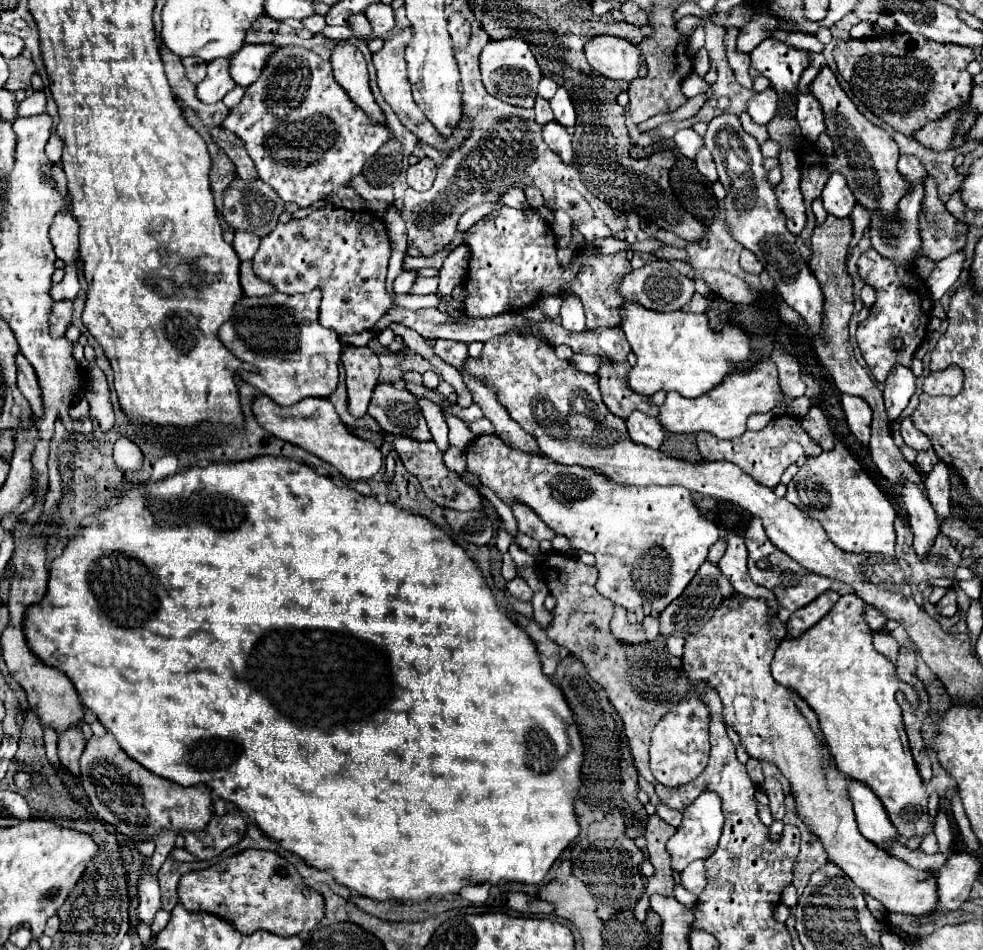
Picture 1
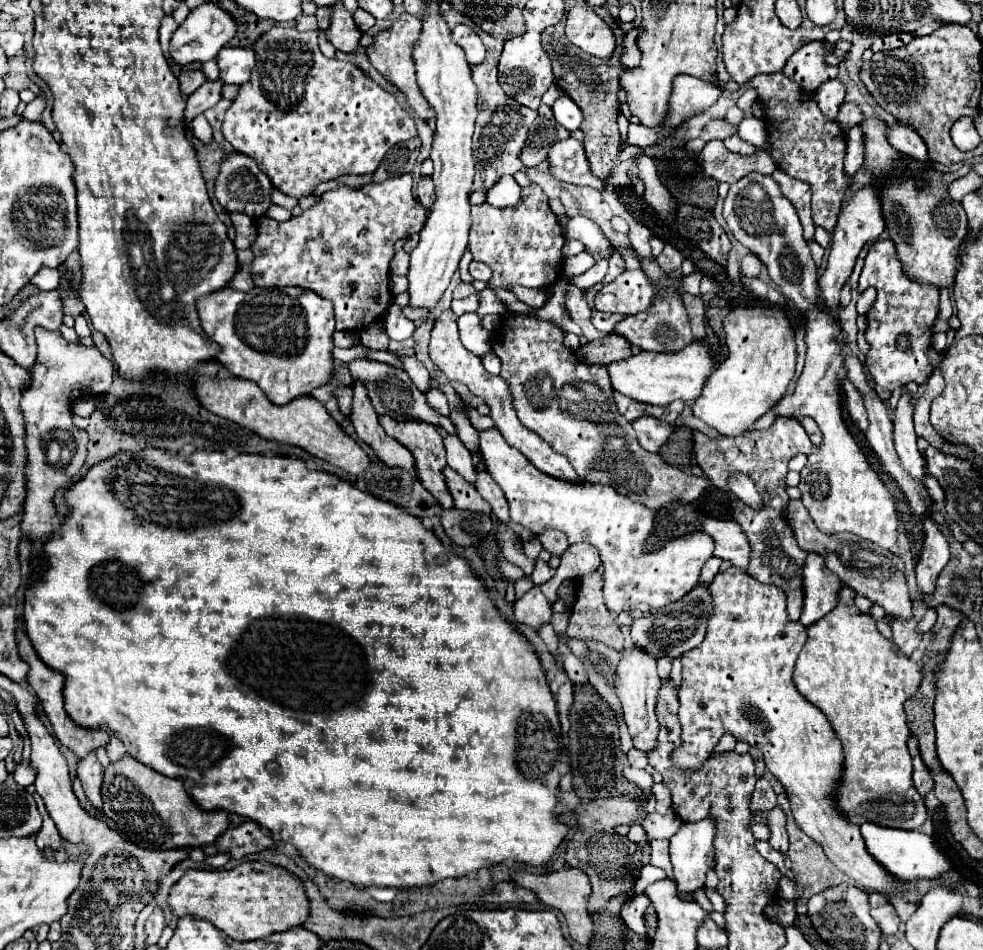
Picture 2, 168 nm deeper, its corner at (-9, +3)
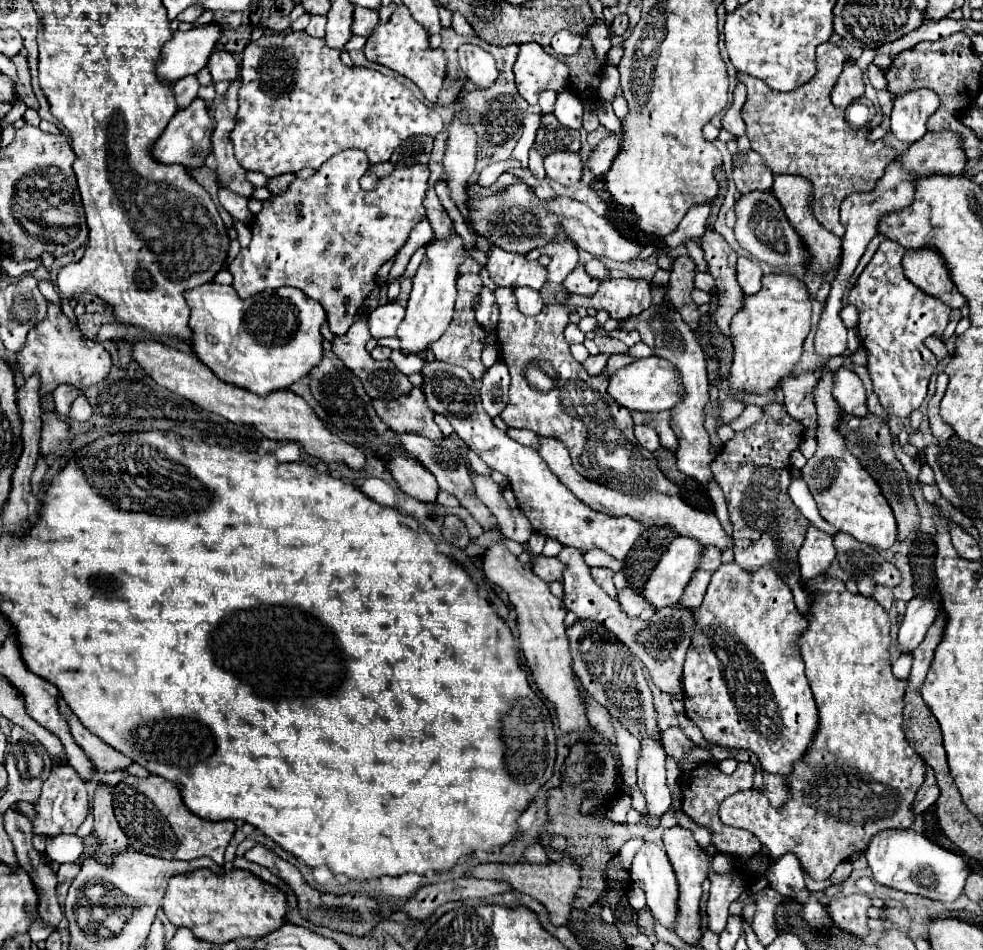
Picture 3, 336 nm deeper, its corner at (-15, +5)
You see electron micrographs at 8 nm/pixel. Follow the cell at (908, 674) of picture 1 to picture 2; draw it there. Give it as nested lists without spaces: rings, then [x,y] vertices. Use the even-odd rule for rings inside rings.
[[[910,737],[908,739],[908,747],[910,747],[910,755],[914,761],[914,785],[918,789],[918,793],[924,797],[928,791],[932,791],[934,787],[934,779],[930,769],[926,769],[926,763],[920,757],[920,749],[918,749],[918,737]]]

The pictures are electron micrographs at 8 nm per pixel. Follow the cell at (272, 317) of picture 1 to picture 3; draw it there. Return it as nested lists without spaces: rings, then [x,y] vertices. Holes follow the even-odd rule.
[[[204,283],[184,293],[190,305],[190,347],[192,353],[224,383],[244,387],[256,395],[268,395],[270,391],[288,389],[294,381],[308,375],[310,369],[322,359],[322,333],[320,325],[326,321],[324,307],[294,287],[282,287],[278,291],[264,291],[260,295],[240,299],[232,285]]]

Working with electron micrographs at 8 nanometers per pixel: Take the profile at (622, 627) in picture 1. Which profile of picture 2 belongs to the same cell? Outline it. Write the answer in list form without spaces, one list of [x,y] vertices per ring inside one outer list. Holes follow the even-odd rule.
[[[628,645],[622,653],[622,659],[618,663],[616,671],[616,695],[624,709],[624,719],[628,725],[628,733],[632,737],[632,743],[640,751],[650,751],[656,747],[656,735],[658,735],[658,721],[654,715],[656,707],[656,693],[660,689],[660,677],[656,673],[656,661],[646,655],[644,649],[638,649],[636,645]]]

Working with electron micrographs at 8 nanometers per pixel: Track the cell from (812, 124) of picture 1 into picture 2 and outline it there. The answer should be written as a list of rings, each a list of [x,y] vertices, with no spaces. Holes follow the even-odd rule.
[[[826,81],[816,89],[816,97],[818,97],[818,107],[822,109],[824,117],[836,117],[840,105],[844,103],[844,85],[834,81]]]

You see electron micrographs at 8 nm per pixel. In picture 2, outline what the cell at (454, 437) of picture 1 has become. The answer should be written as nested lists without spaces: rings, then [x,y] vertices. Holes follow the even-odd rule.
[[[402,357],[404,363],[404,371],[410,375],[410,379],[416,383],[416,387],[426,393],[430,389],[430,373],[426,371],[426,367],[414,359],[414,357]]]

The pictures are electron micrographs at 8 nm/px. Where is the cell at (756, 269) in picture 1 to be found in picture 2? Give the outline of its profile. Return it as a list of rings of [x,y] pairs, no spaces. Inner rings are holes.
[[[748,253],[748,255],[742,259],[742,271],[744,271],[746,277],[758,277],[760,271],[762,271],[762,261],[758,259],[758,255]]]

